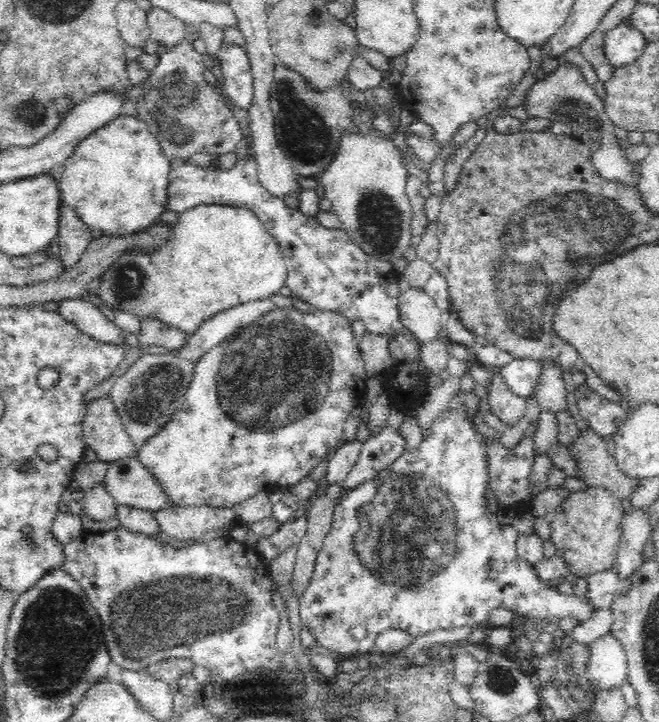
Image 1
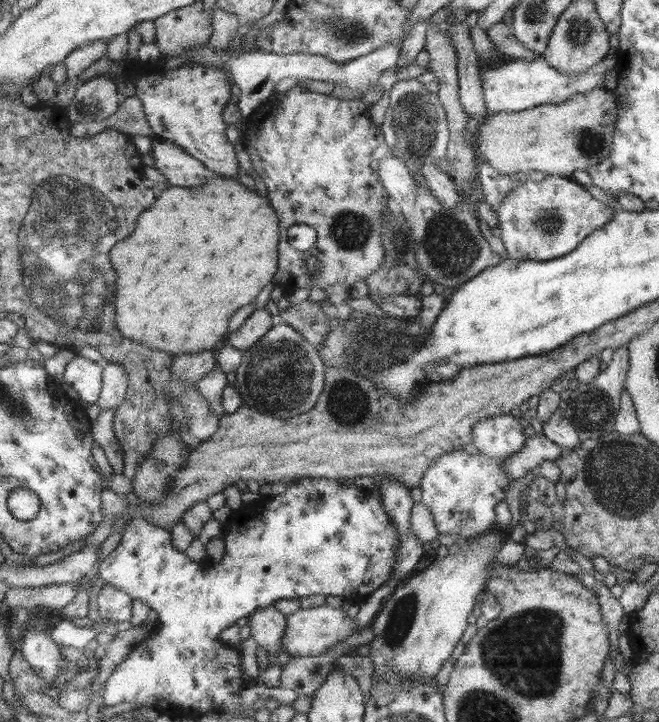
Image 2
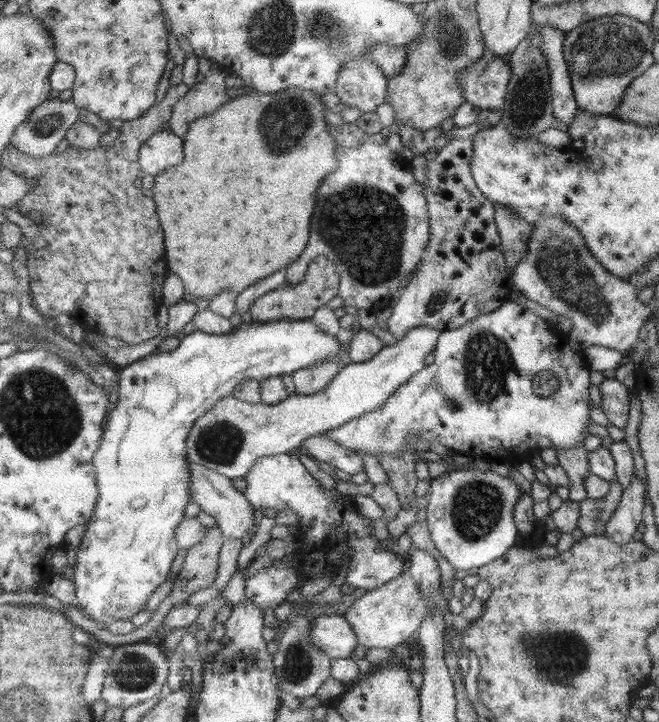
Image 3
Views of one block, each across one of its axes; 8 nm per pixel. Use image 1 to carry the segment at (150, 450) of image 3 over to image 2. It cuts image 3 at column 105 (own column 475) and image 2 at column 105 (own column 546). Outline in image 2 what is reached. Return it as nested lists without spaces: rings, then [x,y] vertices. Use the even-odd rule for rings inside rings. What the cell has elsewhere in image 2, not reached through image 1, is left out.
[[[106,581],[98,593],[98,612],[105,622],[129,622],[133,618],[134,597]]]

